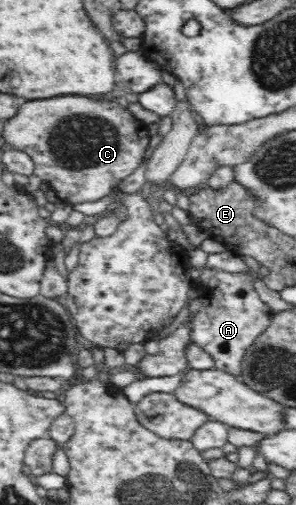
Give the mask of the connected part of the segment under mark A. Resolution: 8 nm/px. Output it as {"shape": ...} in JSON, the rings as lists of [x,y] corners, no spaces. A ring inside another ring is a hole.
{"shape":[[[217,270],[208,281],[207,293],[201,297],[201,308],[190,323],[190,341],[213,358],[215,368],[237,378],[243,375],[244,355],[248,347],[267,329],[275,313],[257,294],[253,285],[257,277],[259,275],[251,270],[243,273]],[[247,287],[251,287],[251,295],[243,293]]]}

